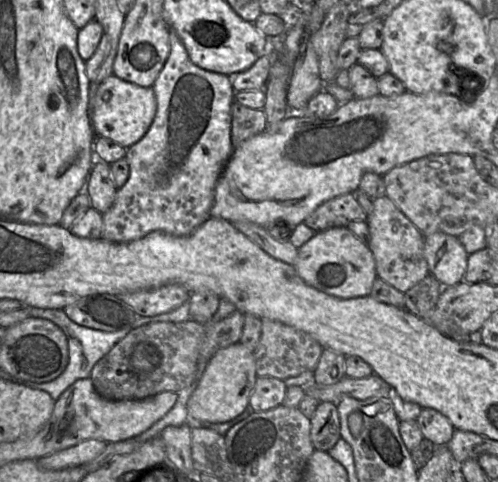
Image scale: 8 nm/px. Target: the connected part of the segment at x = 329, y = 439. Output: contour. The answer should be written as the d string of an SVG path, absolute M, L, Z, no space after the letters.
M320 402L309 420L310 438L315 450L328 451L341 438L339 412L334 403Z

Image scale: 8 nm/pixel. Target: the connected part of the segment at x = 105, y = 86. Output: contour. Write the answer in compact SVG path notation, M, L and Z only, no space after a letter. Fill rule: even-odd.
M112 74L97 88L91 109L91 123L96 136L111 139L124 148L129 148L147 133L156 111L157 102L152 86L142 87Z

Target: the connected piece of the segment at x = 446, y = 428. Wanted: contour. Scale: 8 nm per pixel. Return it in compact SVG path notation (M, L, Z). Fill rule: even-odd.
M423 408L416 420L424 438L438 447L447 446L456 430L448 417L433 408Z

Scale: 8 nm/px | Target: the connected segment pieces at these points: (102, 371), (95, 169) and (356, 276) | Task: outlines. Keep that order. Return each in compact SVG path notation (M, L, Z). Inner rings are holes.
M194 320L155 322L133 329L93 367L90 379L107 400L141 400L160 392L179 392L197 375L204 325Z
M95 159L85 187L91 207L101 214L106 213L111 208L116 197L117 187L110 170L111 164Z
M332 227L315 233L298 249L294 267L307 284L340 298L370 295L373 282L377 278L375 259L367 243L347 227Z

